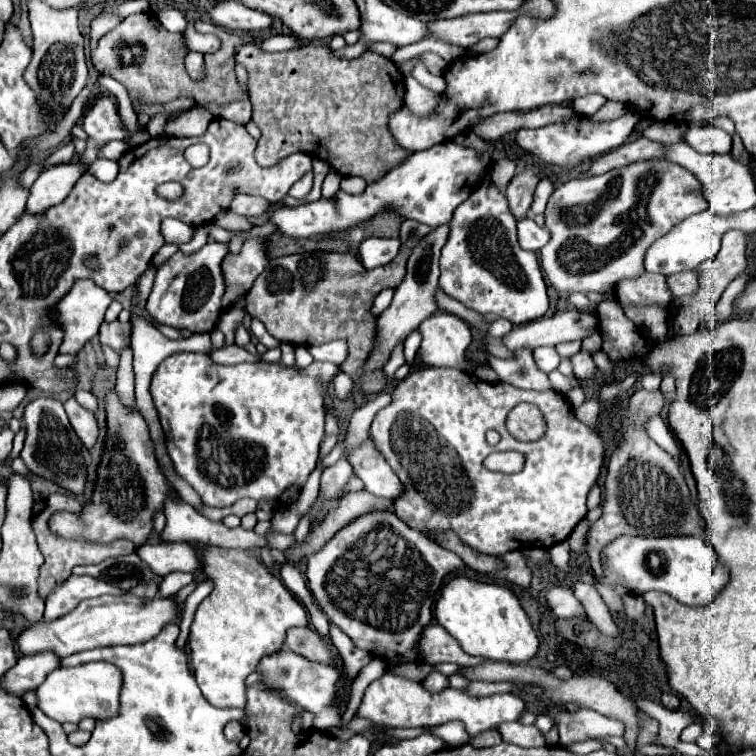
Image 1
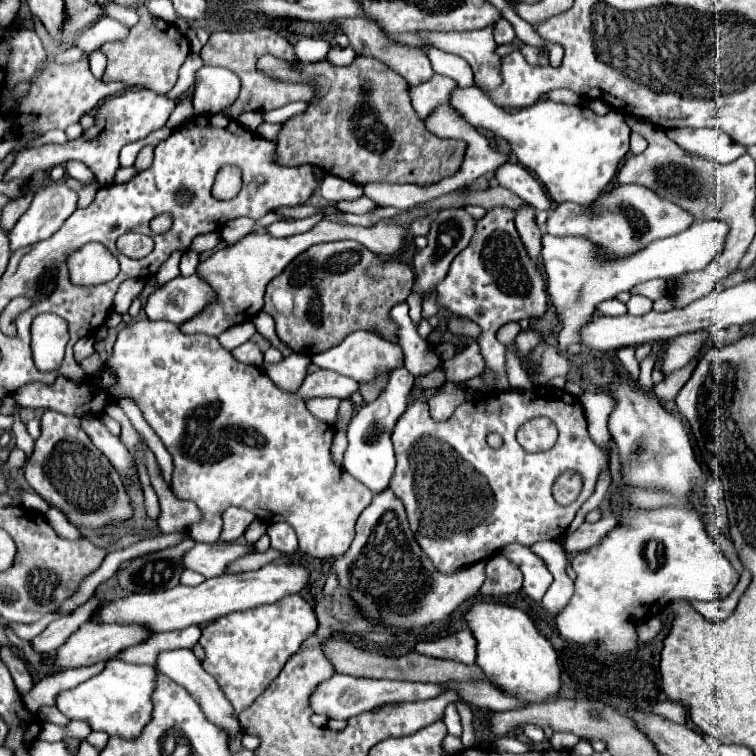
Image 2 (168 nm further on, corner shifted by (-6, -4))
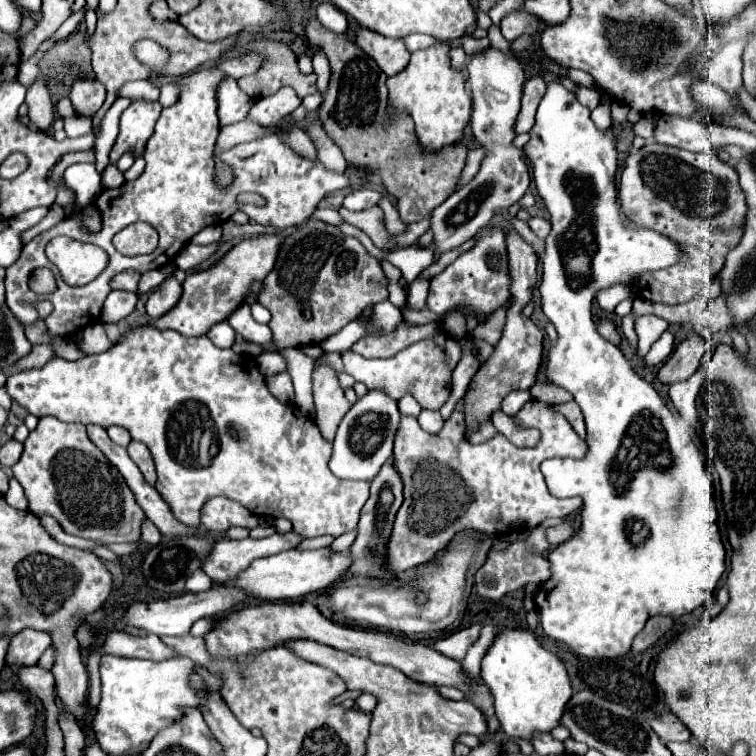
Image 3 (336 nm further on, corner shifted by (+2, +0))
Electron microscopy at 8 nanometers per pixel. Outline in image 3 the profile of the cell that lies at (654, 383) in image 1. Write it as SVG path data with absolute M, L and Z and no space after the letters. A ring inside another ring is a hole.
M664 331L664 333L660 335L660 339L652 345L652 349L648 351L648 355L644 357L644 363L646 363L648 367L660 365L660 363L672 353L672 347L674 347L674 337L672 337L672 333Z

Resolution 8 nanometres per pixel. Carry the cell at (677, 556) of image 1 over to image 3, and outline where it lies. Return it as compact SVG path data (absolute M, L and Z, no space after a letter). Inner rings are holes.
M548 83L548 91L536 111L536 123L530 129L530 139L522 151L532 165L538 195L552 221L542 257L542 283L538 287L544 315L558 331L558 341L548 351L546 377L574 395L588 431L588 453L584 459L548 459L542 463L542 475L550 493L557 498L580 495L584 509L582 527L576 535L548 553L552 577L538 587L534 603L548 637L566 643L574 653L588 659L616 659L630 651L632 639L650 617L674 615L676 619L702 607L713 596L726 569L726 551L720 541L718 509L706 455L688 441L678 419L664 405L656 389L634 373L620 347L596 331L592 315L592 303L600 289L618 283L632 285L644 271L672 267L682 259L682 251L680 245L674 245L672 239L658 231L636 231L620 225L614 185L618 169L614 129L598 129L590 119L590 111L562 85ZM580 253L590 257L592 275L588 281L574 281L578 277L568 273L568 261Z

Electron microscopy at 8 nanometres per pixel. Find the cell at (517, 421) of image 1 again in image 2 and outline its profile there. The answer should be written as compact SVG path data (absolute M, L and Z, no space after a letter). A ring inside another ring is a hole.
M532 419L518 431L518 443L530 453L552 448L557 440L558 431L550 419Z

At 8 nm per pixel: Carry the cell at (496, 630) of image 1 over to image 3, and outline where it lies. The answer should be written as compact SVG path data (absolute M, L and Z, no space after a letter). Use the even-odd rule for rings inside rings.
M504 627L496 635L496 643L488 647L482 659L482 679L494 697L496 717L510 737L530 739L534 731L556 727L572 695L564 663L552 651L544 649L534 635L526 635L520 629Z

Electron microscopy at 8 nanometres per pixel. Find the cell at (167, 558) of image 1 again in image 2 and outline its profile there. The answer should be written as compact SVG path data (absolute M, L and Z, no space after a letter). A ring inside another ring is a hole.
M196 543L188 555L184 555L184 565L200 575L218 577L222 575L228 565L248 553L254 553L256 547L240 545L240 543Z

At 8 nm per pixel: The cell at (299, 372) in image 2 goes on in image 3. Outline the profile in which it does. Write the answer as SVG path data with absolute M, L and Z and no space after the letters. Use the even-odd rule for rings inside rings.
M288 371L272 375L266 379L268 389L272 391L272 395L284 403L292 403L294 401L294 387L292 387L292 379L288 375Z

